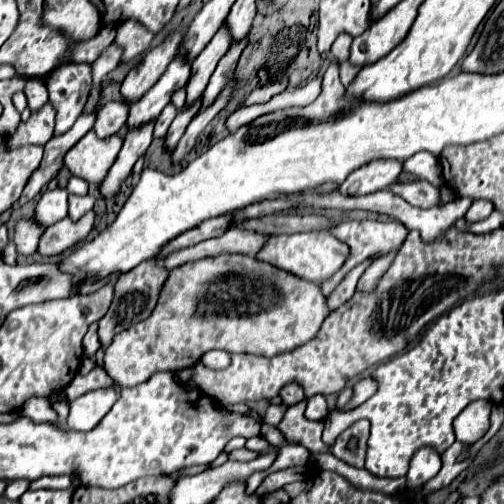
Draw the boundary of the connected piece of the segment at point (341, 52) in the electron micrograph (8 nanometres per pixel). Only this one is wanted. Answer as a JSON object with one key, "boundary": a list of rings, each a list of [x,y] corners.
{"boundary":[[[346,33],[340,35],[340,37],[334,41],[332,49],[330,49],[332,61],[336,61],[336,63],[340,63],[340,65],[346,63],[348,57],[350,57],[350,43],[352,43],[352,37],[346,37]]]}

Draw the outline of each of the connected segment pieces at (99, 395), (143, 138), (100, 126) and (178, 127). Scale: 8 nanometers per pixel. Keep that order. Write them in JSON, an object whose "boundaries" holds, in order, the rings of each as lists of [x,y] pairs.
{"boundaries":[[[[98,389],[90,391],[74,401],[69,401],[69,415],[66,425],[72,431],[90,431],[94,429],[102,417],[116,403],[118,393],[114,389]]],[[[154,121],[128,131],[128,135],[124,137],[124,147],[108,173],[108,179],[100,185],[100,191],[106,199],[118,193],[120,183],[130,175],[136,159],[146,153],[148,145],[152,143],[152,131],[154,131]]],[[[110,101],[98,107],[98,117],[94,125],[96,135],[100,139],[116,135],[126,125],[128,113],[130,113],[130,103],[124,103],[124,101]]],[[[202,99],[194,101],[190,107],[186,107],[184,111],[180,111],[180,113],[176,115],[176,119],[172,121],[172,125],[170,125],[170,129],[168,129],[168,135],[166,135],[166,147],[168,147],[168,149],[174,149],[174,147],[178,145],[180,137],[184,135],[184,129],[186,129],[188,123],[192,121],[192,117],[200,111],[200,107],[202,107]]]]}

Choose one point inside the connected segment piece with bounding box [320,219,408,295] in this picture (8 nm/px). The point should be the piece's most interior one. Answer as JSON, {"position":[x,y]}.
{"position":[364,238]}

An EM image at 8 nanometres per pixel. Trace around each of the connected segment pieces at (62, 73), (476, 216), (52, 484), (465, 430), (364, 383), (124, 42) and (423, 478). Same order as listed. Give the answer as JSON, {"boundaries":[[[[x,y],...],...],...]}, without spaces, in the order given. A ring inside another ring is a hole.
{"boundaries":[[[[90,63],[64,65],[48,79],[50,101],[56,109],[54,135],[66,133],[78,115],[82,113],[86,99],[92,89],[92,67]]],[[[476,199],[467,211],[465,218],[469,223],[485,219],[494,210],[494,204],[487,199]]],[[[45,476],[38,480],[31,481],[29,489],[69,489],[71,487],[71,477],[63,476]]],[[[474,401],[468,405],[453,422],[456,440],[468,447],[484,437],[490,427],[490,409],[492,405],[488,401]]],[[[366,377],[366,379],[358,381],[358,383],[354,385],[354,395],[352,395],[352,399],[342,407],[342,411],[356,409],[356,407],[362,405],[366,399],[370,399],[374,393],[376,393],[376,381],[374,381],[372,377]]],[[[124,21],[118,25],[118,35],[114,39],[114,43],[118,43],[122,49],[124,49],[124,55],[122,55],[122,63],[136,57],[136,55],[142,55],[150,41],[152,41],[152,33],[148,29],[144,29],[144,25],[140,25],[138,21]]],[[[422,447],[416,457],[410,459],[410,471],[406,475],[408,487],[422,487],[428,479],[432,479],[438,473],[438,453]]]]}

